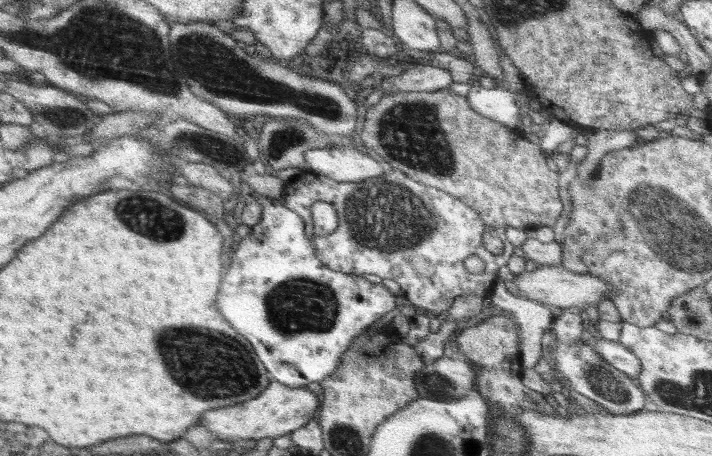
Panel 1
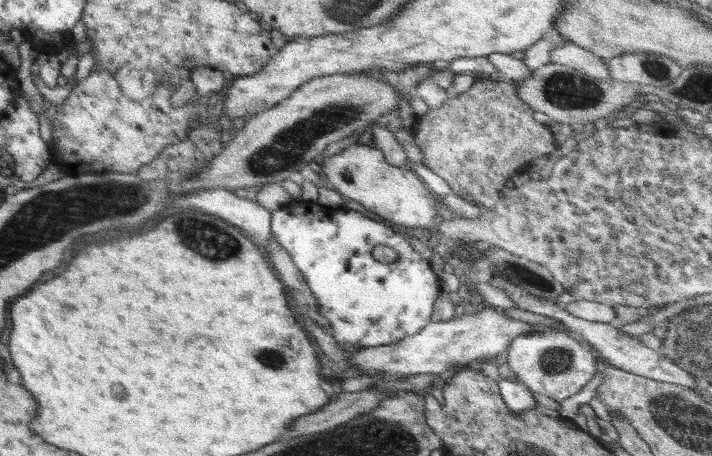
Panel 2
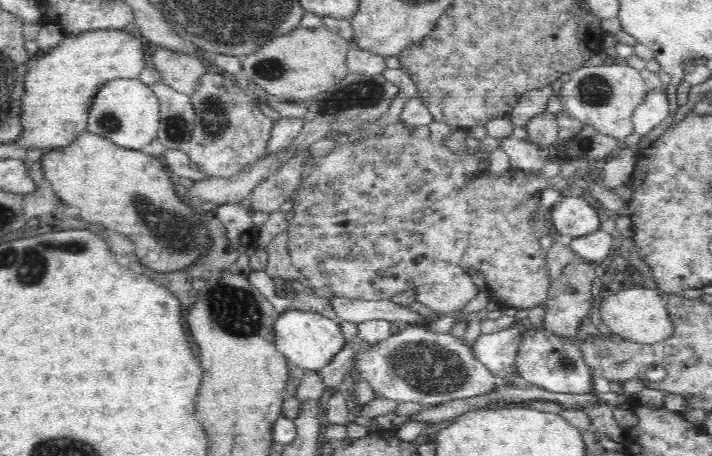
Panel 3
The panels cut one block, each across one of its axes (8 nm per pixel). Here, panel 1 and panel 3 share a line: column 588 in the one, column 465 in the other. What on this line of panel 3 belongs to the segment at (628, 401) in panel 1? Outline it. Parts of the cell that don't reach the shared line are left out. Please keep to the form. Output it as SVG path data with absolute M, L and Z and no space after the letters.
M407 324L386 340L376 342L369 349L355 354L354 372L358 380L368 381L382 397L401 402L418 402L422 406L438 405L458 398L474 398L492 392L499 381L488 371L462 339L450 333L434 333L426 324Z

